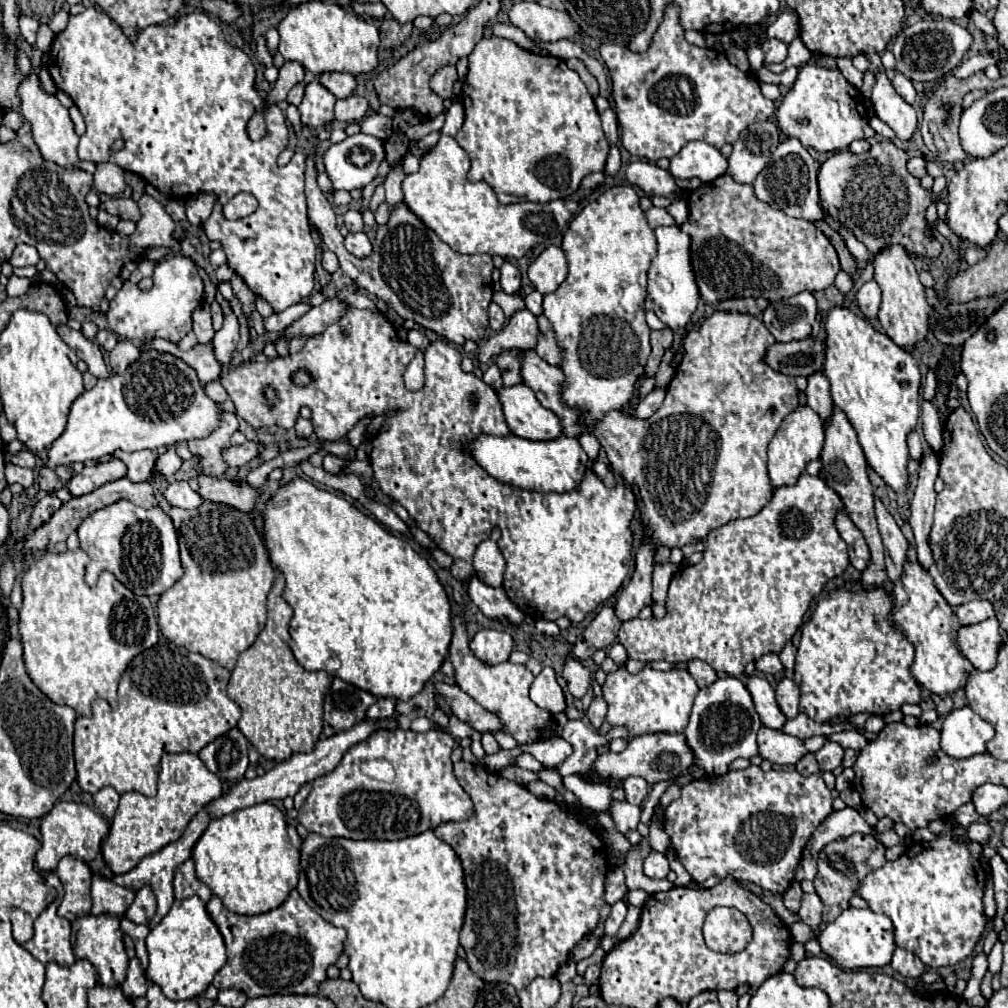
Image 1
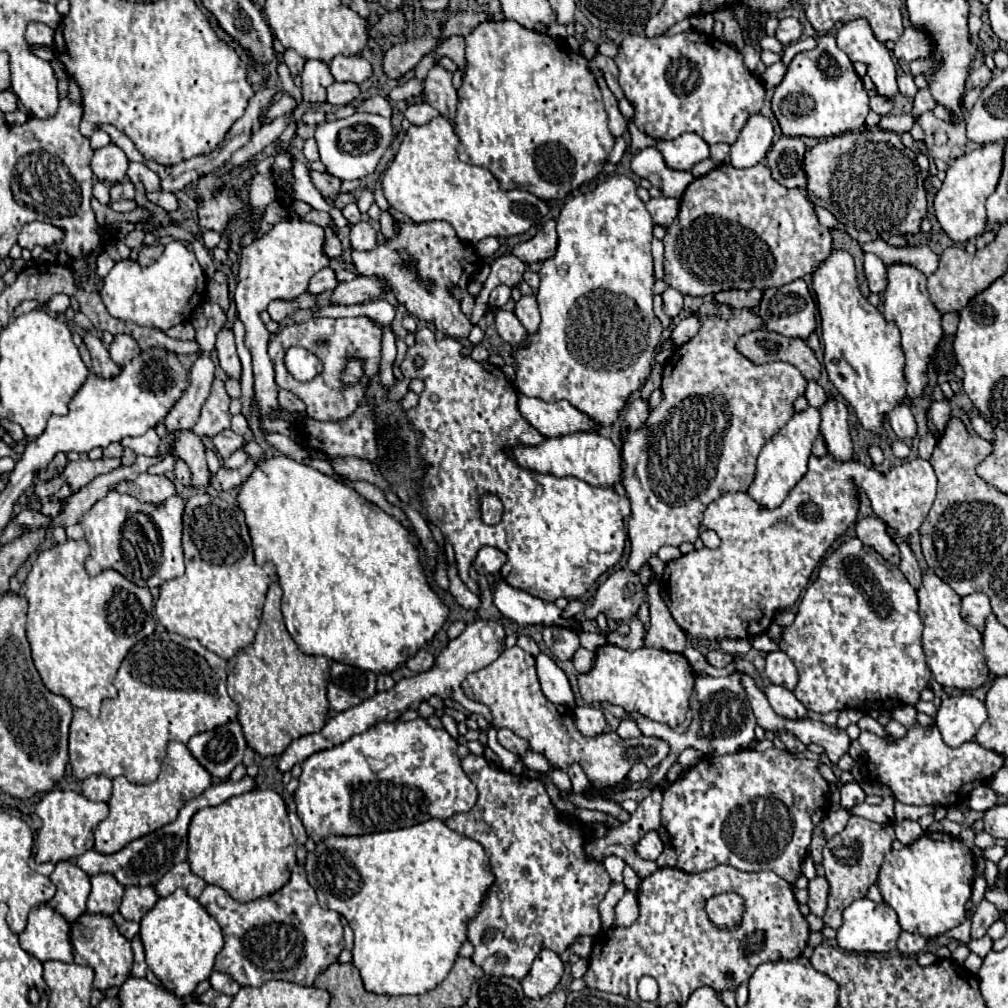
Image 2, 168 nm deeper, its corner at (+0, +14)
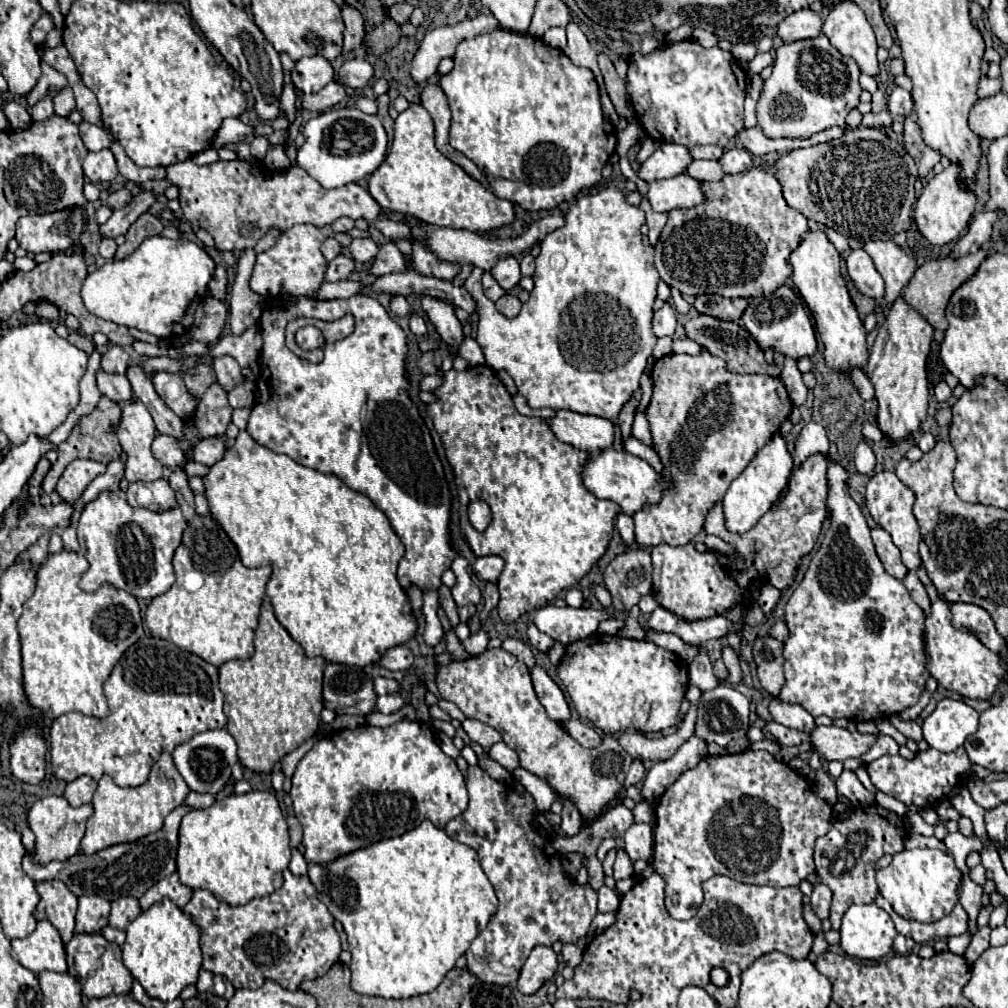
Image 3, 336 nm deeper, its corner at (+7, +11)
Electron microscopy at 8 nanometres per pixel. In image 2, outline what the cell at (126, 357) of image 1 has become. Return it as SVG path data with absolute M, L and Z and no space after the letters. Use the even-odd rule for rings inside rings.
M117 334L115 340L113 340L111 346L109 346L111 360L113 360L117 366L127 364L127 360L133 360L139 352L141 352L139 344L137 344L135 338L129 336L129 334Z

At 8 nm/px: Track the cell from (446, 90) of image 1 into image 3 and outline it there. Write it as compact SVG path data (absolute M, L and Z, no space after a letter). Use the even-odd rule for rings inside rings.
M428 85L424 87L422 95L420 95L420 103L422 107L426 107L426 111L430 113L432 121L434 121L434 127L436 127L436 149L446 155L450 161L454 161L456 165L464 167L464 171L474 177L476 181L480 183L486 183L486 177L484 173L472 163L466 159L464 153L456 151L450 147L448 143L448 129L450 129L450 109L448 109L448 101L444 99L444 91L440 91L438 85Z

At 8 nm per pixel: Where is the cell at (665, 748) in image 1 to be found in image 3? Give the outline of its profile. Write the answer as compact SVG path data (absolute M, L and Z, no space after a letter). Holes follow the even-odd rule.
M486 649L472 659L438 665L436 685L440 697L456 703L468 719L484 721L500 731L502 741L518 753L520 765L544 779L558 797L574 799L584 819L592 821L602 815L604 807L624 787L624 777L634 759L612 735L606 735L600 747L586 749L572 739L560 723L550 721L534 693L530 671L512 653L504 649Z

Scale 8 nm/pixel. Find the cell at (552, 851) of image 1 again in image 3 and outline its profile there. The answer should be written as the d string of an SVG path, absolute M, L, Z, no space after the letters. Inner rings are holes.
M468 767L466 785L468 785L468 793L470 793L468 809L446 825L446 833L452 839L476 849L476 853L480 857L480 865L482 865L484 873L488 875L490 883L494 885L494 891L498 897L496 915L490 919L488 927L472 941L470 949L466 951L468 971L484 983L512 985L518 979L524 959L528 959L530 951L536 945L552 945L556 941L576 943L580 937L588 935L590 923L592 923L594 915L598 913L596 911L596 891L590 885L578 887L572 879L564 879L564 871L560 871L560 853L552 847L552 843L548 839L542 839L532 827L536 803L530 793L518 795L510 785L498 783L480 767Z

